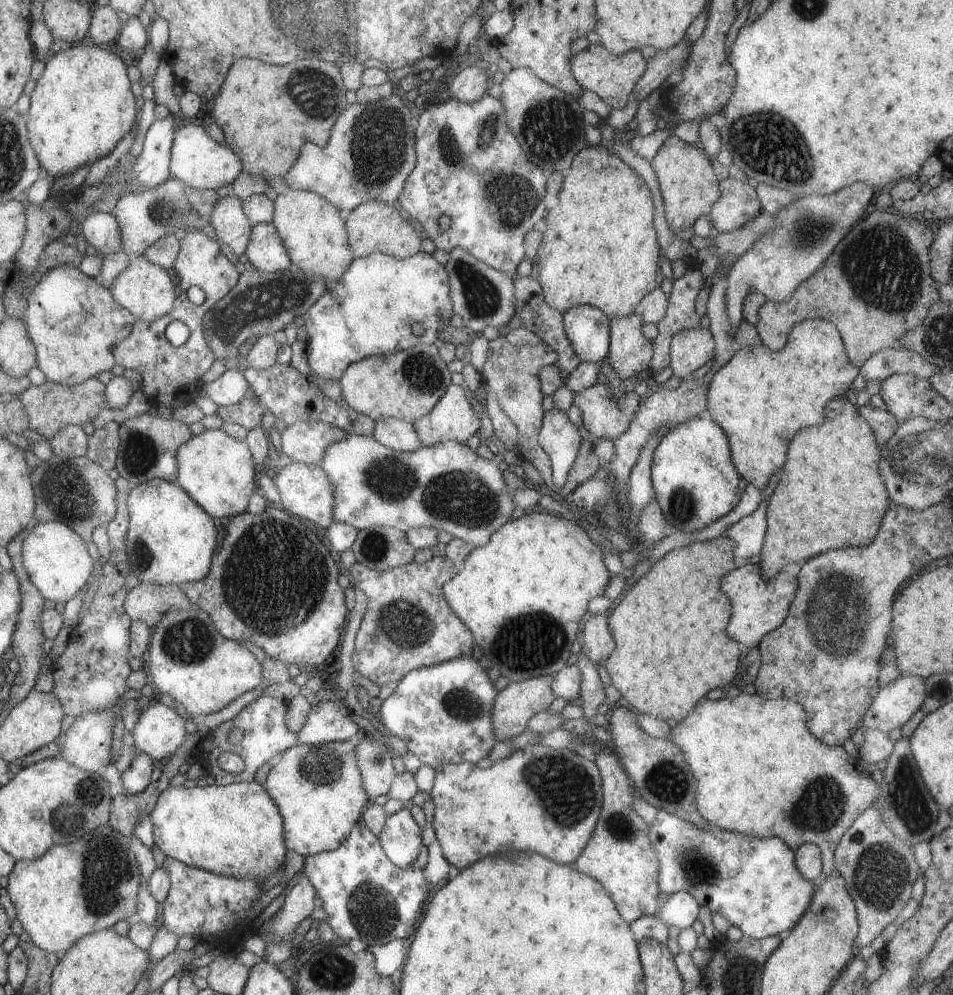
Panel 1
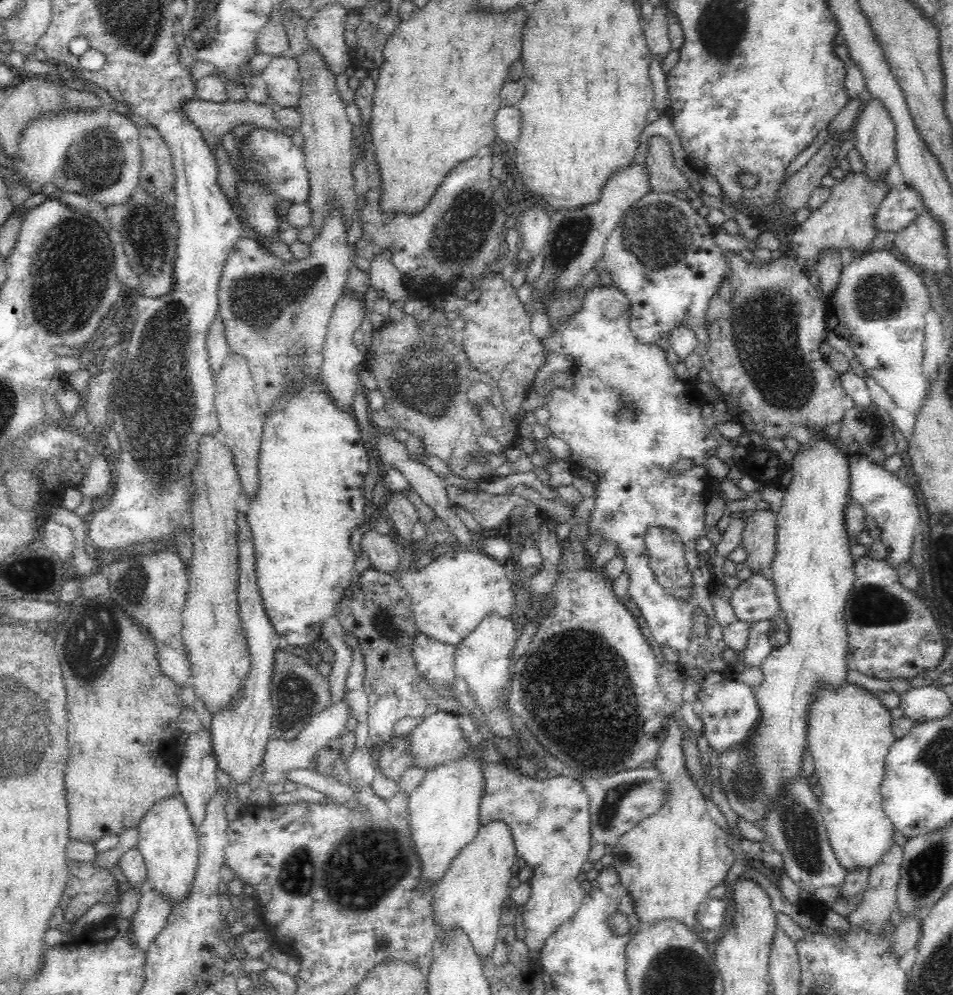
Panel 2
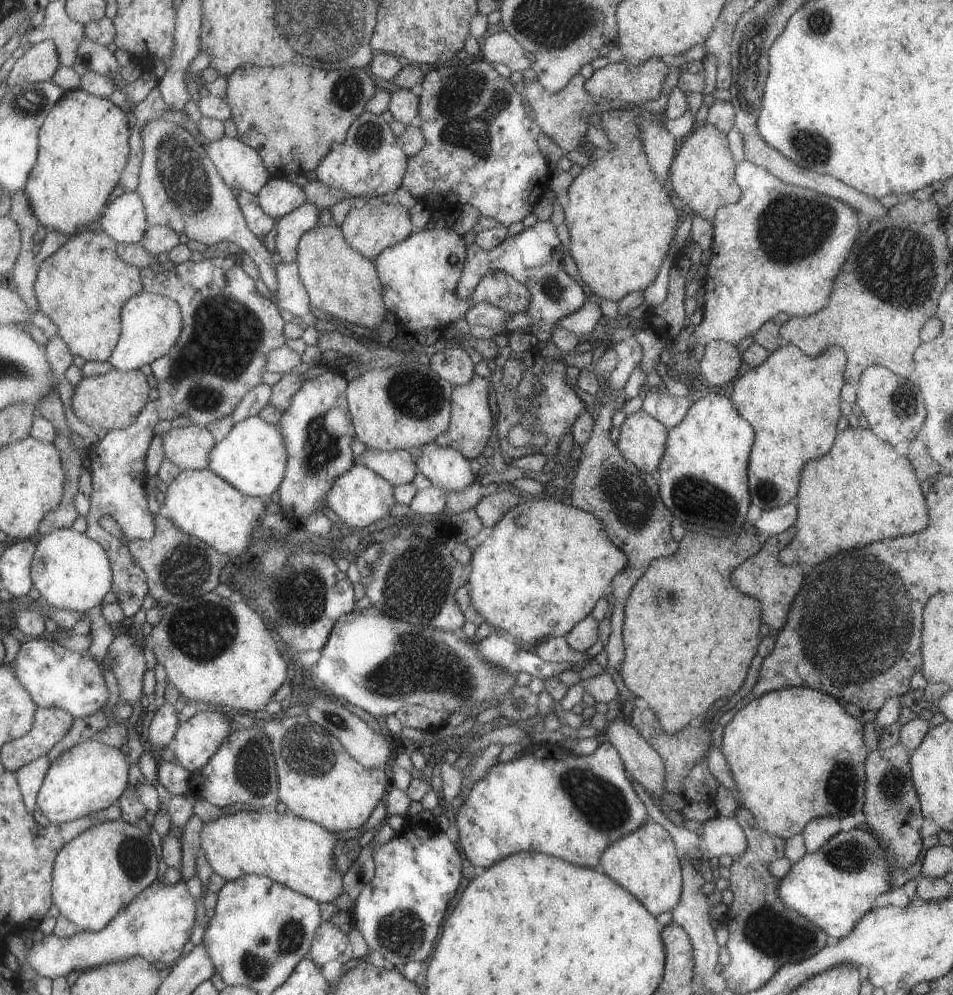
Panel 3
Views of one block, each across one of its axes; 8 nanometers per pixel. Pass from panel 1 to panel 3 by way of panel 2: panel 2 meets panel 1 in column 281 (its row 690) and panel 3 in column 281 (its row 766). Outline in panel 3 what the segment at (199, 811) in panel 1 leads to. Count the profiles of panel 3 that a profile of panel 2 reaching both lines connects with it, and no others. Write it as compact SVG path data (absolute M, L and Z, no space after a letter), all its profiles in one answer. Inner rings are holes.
M239 808L233 815L225 815L214 821L207 821L201 827L200 850L205 855L213 873L226 881L241 875L256 874L269 877L273 882L282 884L291 890L320 902L333 902L344 892L342 874L335 866L333 849L335 834L316 822L299 818L290 813L279 815L272 810L245 810Z

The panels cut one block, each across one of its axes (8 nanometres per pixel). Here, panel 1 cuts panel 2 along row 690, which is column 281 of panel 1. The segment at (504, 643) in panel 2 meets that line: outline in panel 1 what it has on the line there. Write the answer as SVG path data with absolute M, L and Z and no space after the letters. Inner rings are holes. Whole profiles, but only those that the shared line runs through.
M292 463L277 470L274 481L277 492L280 496L282 508L286 511L299 516L299 518L307 518L313 524L328 528L334 522L333 505L334 490L330 485L329 479L326 477L325 471L321 465L308 465L305 463Z

